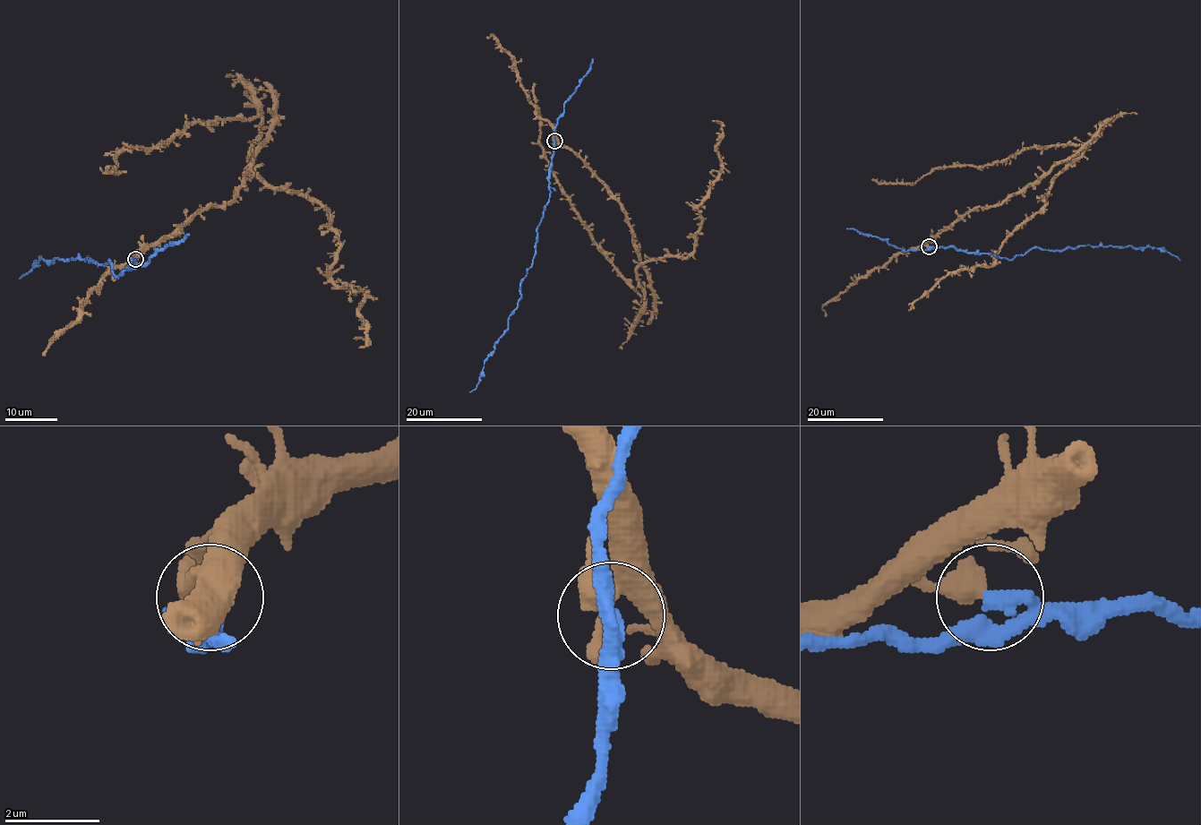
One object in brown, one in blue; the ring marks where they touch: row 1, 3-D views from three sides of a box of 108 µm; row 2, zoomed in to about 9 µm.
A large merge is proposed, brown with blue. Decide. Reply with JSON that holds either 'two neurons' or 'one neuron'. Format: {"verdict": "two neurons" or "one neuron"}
{"verdict": "two neurons"}

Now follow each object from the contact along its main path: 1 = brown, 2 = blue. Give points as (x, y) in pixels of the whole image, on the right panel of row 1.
1: (928, 246), (966, 214), (999, 205), (1074, 155), (1045, 204), (1007, 238), (990, 266), (949, 272), (908, 311)
2: (930, 246), (1011, 259), (1033, 248), (1148, 246), (1179, 260)

